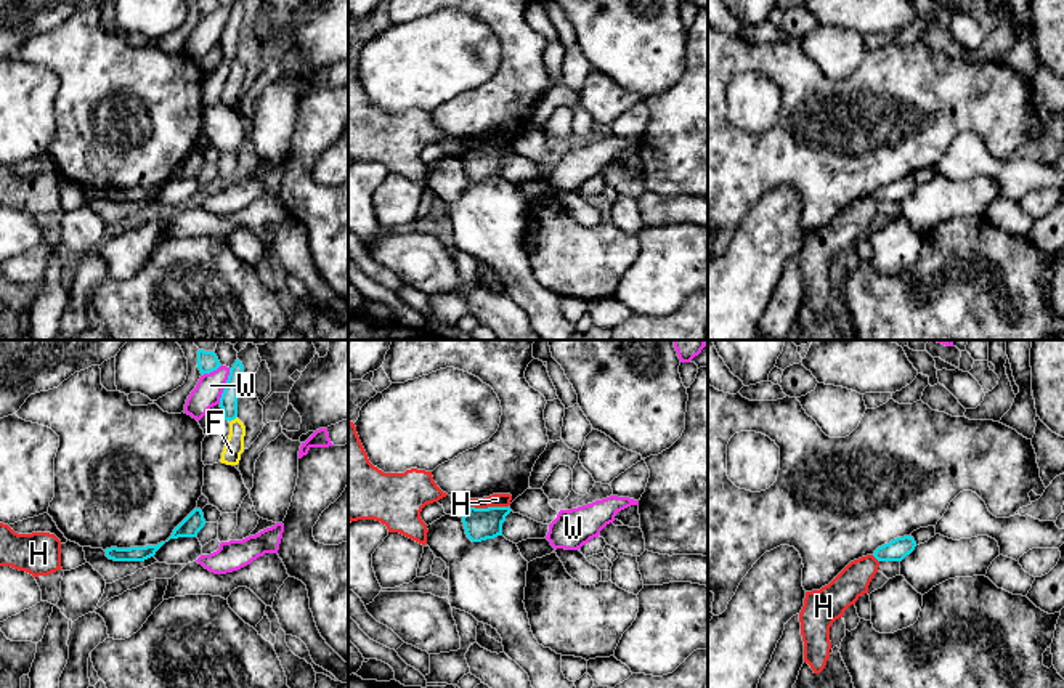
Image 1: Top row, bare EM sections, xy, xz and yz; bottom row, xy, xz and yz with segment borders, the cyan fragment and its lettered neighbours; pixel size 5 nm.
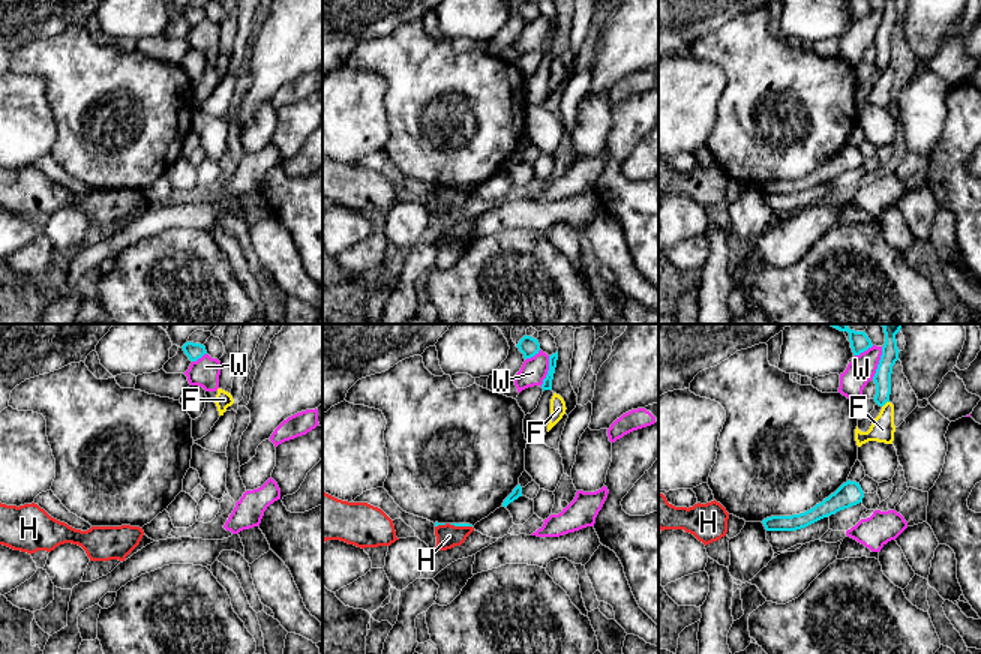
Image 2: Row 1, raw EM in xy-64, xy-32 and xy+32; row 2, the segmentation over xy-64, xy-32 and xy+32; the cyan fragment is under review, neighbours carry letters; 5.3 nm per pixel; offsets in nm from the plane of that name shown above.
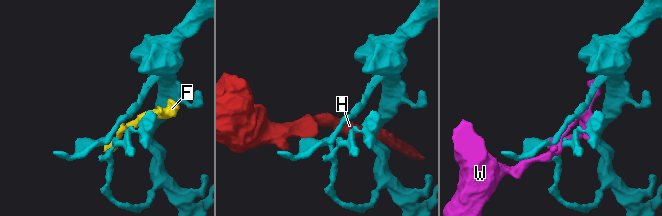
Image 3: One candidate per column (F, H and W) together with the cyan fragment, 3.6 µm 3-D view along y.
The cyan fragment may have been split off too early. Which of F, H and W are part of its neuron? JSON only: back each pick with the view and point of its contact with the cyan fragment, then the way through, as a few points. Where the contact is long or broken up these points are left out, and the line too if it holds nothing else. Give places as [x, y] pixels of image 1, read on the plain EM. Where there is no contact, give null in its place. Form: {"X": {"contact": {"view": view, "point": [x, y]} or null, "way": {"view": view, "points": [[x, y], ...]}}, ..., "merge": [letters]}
{"merge": []}

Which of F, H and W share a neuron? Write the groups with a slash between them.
F / H / W

